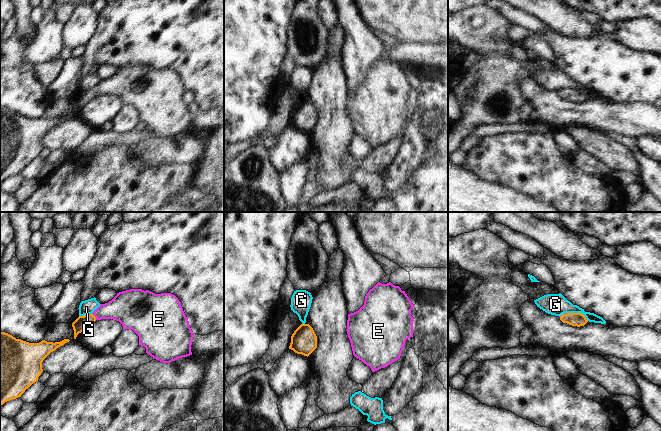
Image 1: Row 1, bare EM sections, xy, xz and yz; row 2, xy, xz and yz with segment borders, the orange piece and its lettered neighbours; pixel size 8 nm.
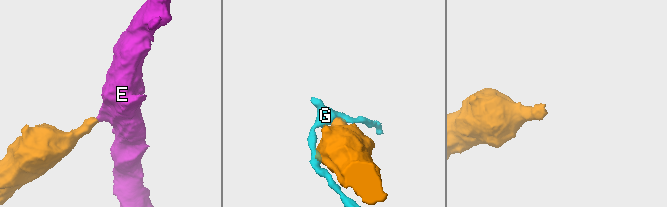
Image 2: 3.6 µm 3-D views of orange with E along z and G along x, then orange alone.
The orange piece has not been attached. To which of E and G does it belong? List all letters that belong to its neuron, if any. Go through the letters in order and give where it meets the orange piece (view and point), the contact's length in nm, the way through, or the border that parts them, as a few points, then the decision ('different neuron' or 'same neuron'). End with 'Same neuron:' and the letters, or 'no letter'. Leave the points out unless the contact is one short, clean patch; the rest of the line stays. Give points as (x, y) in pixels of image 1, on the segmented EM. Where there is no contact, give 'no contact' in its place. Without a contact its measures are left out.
E: contact xy (94, 316); length 70 nm; way xy (82, 322), (94, 316), (104, 311), (124, 308); same neuron
G: contact yz (578, 313); length 190 nm; border yz (567, 312), (580, 312), (588, 320); different neuron
Same neuron: E

